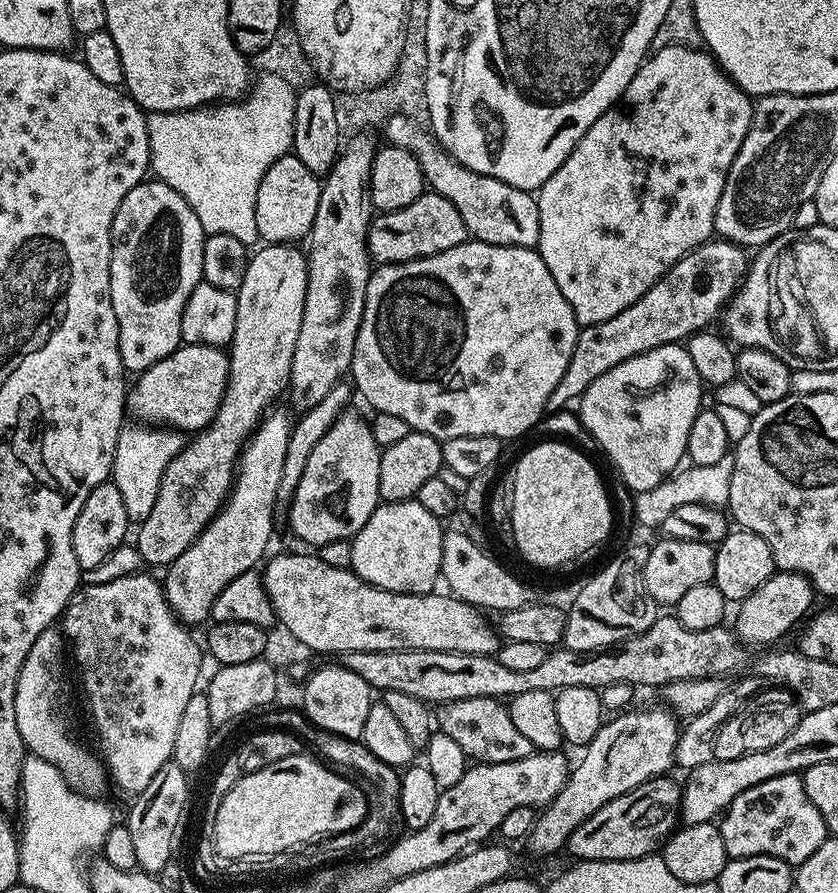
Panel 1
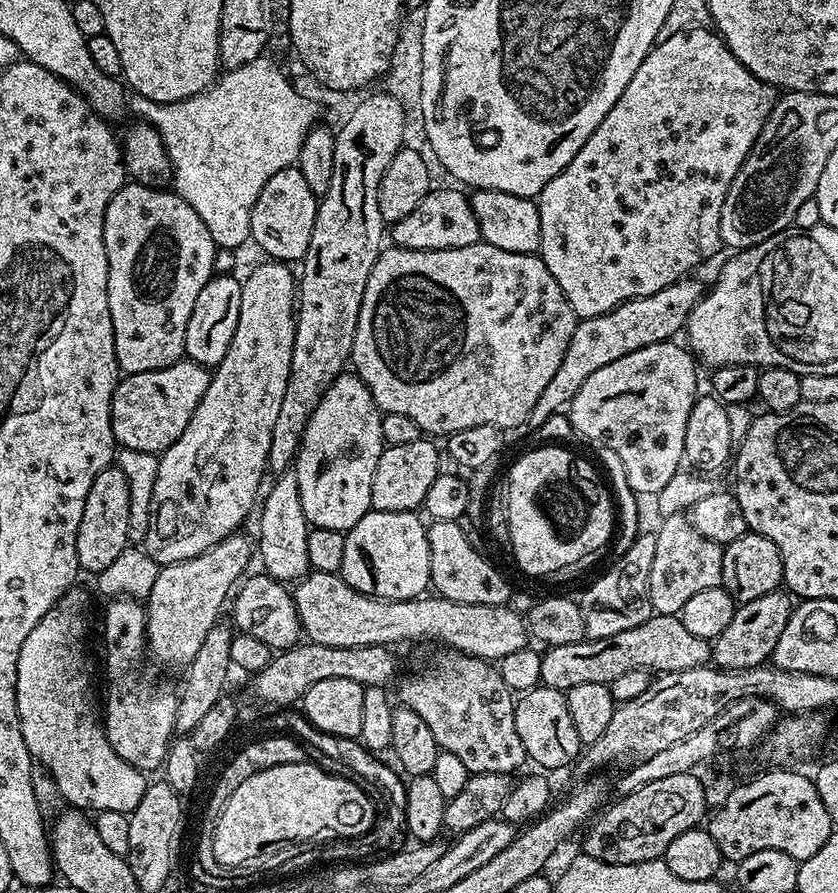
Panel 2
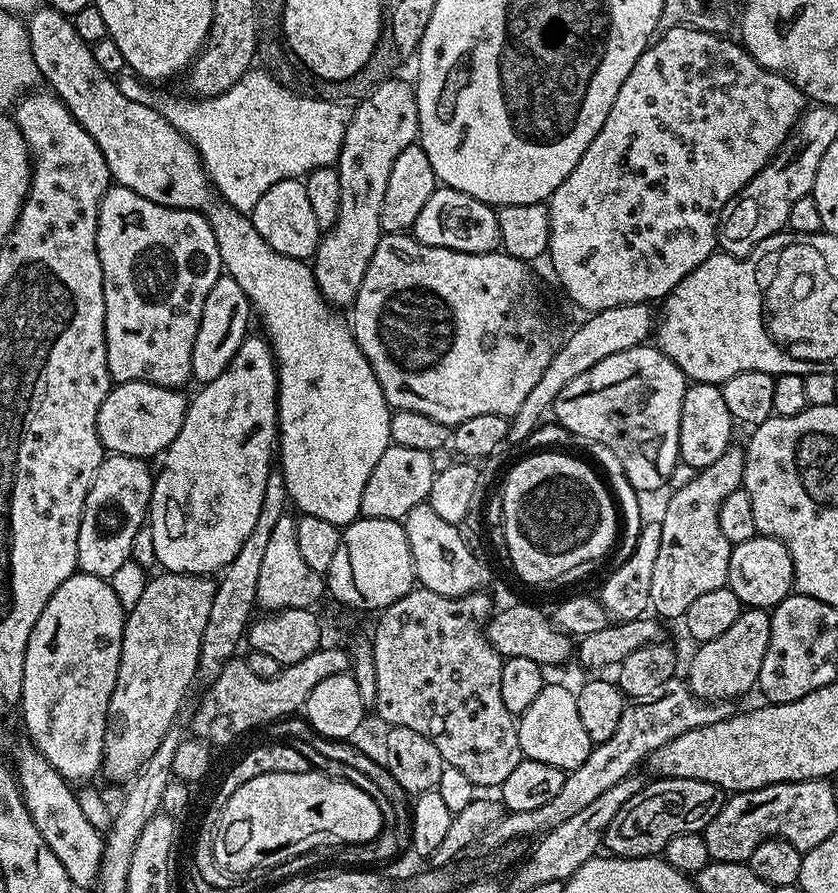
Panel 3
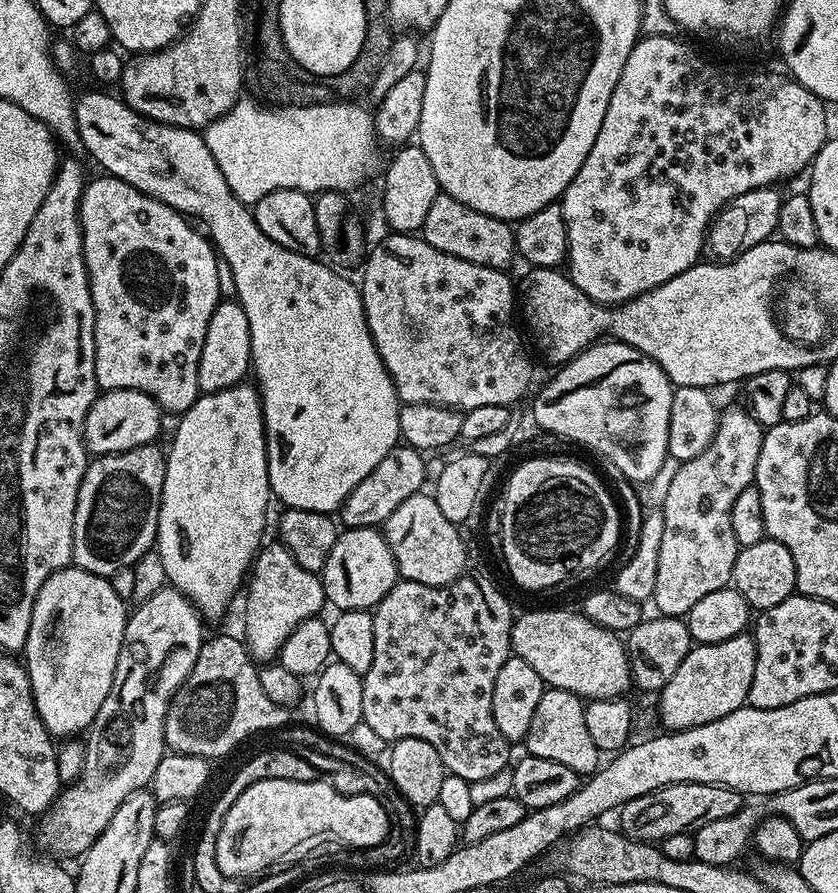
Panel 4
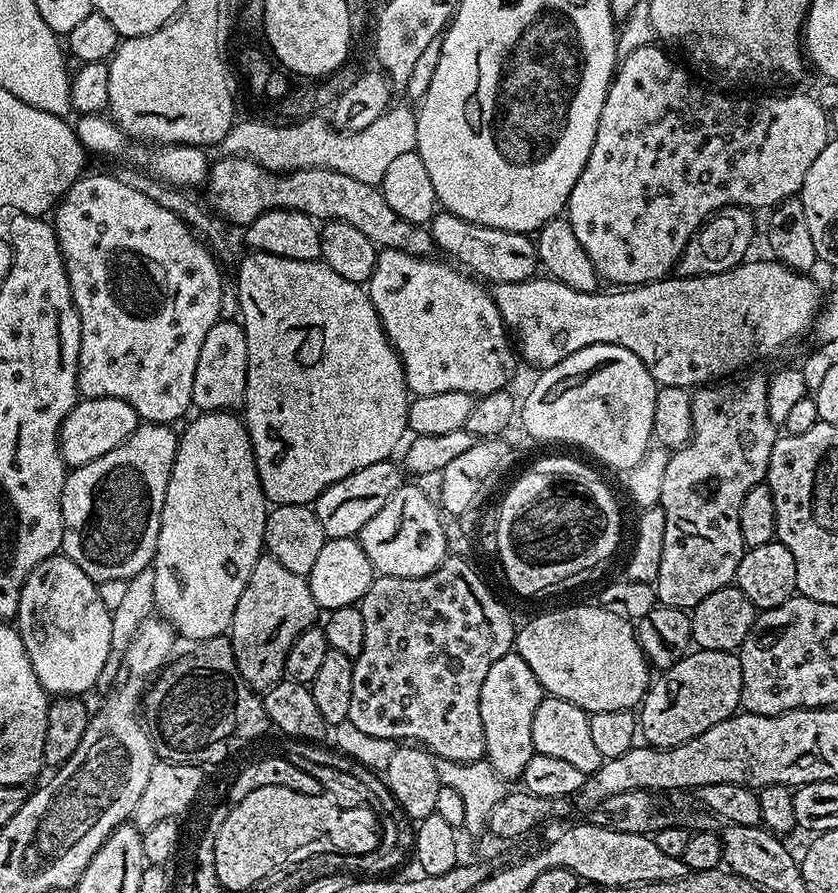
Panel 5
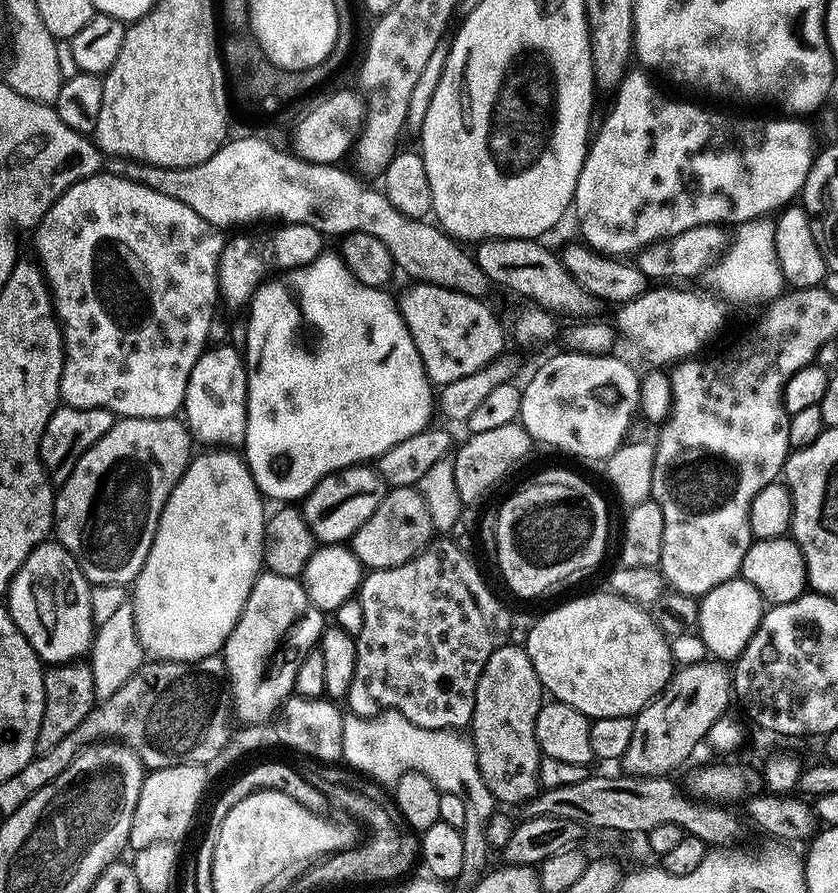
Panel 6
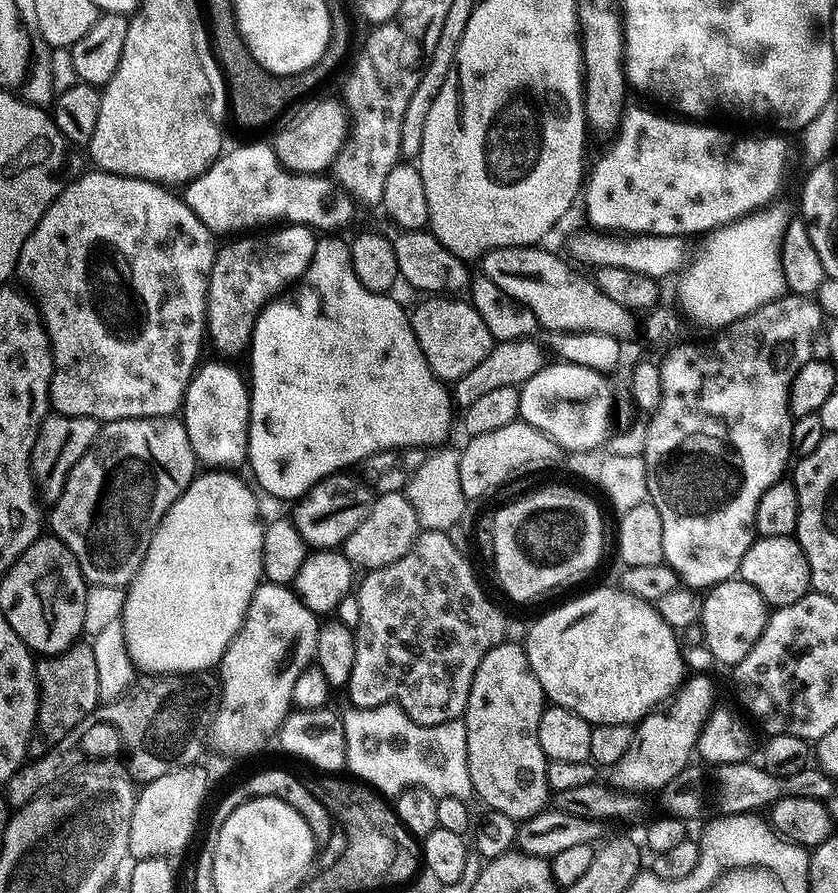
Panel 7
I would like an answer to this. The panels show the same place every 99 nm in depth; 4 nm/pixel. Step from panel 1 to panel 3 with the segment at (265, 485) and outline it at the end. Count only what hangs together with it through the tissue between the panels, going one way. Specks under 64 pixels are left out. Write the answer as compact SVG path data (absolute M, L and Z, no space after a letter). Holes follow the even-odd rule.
M164 572L159 575L153 575L149 579L146 594L142 594L138 606L130 609L124 621L118 678L108 703L102 765L103 771L108 771L116 780L127 781L135 777L154 754L154 750L158 750L161 733L147 732L144 729L146 720L153 720L153 726L163 731L168 731L177 723L176 715L184 704L184 695L187 694L192 679L195 681L198 676L196 667L202 646L202 630L206 630L206 618L210 618L210 602L214 602L216 593L216 580L208 576L190 576L186 572Z

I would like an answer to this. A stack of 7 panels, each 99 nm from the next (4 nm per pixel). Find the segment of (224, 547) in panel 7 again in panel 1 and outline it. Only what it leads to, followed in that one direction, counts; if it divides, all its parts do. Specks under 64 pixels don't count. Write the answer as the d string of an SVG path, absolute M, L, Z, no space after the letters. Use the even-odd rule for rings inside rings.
M264 244L255 249L256 253L251 253L245 268L245 277L242 278L240 288L235 290L236 321L228 352L226 394L218 406L218 414L208 423L208 427L203 432L195 433L185 443L184 449L170 462L170 466L166 466L166 474L163 475L154 510L150 510L148 517L139 521L137 528L140 529L136 532L134 543L145 565L171 564L212 523L231 493L232 482L236 479L236 465L244 450L244 443L260 425L269 409L275 405L272 403L279 398L280 391L289 387L294 346L298 346L298 332L302 330L308 278L308 257L298 249L299 247L290 244Z

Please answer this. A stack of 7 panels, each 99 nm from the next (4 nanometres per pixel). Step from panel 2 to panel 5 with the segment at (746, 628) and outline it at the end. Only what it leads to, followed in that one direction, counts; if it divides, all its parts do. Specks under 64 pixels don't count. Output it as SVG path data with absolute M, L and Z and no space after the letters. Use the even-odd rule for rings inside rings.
M702 648L689 651L677 664L668 668L665 676L651 681L647 694L638 708L638 732L643 743L650 748L677 748L682 742L690 742L698 738L710 726L718 726L718 722L729 720L737 715L742 694L742 666L736 652L723 652Z

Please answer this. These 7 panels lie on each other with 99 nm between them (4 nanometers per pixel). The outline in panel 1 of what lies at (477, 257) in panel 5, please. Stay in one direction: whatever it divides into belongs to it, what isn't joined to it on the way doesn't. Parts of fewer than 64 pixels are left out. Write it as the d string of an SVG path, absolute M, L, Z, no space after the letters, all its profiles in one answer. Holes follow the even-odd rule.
M428 190L402 210L373 215L368 228L368 254L377 265L401 264L442 254L442 250L450 250L467 239L466 222L462 222L462 214L454 210L454 202Z

